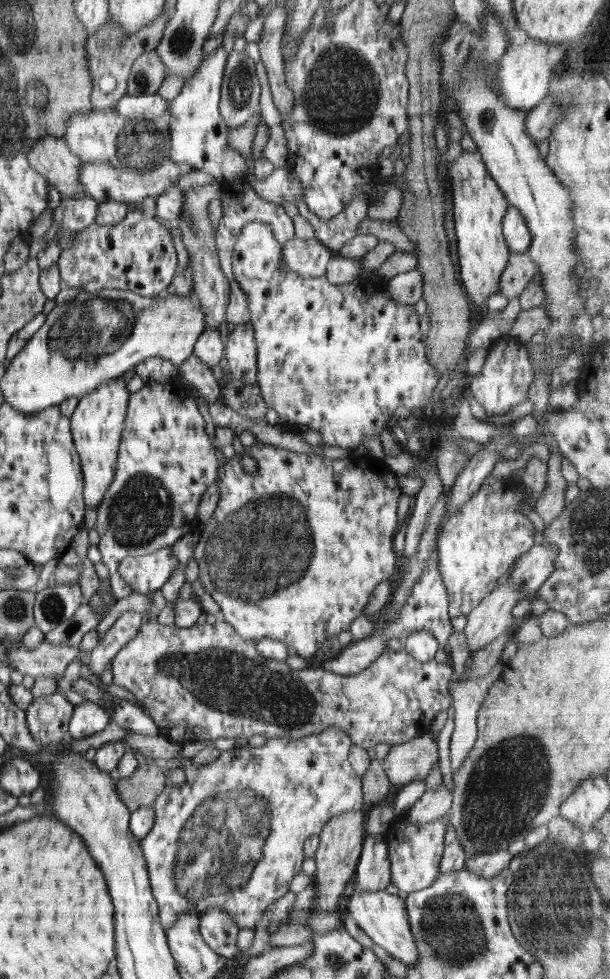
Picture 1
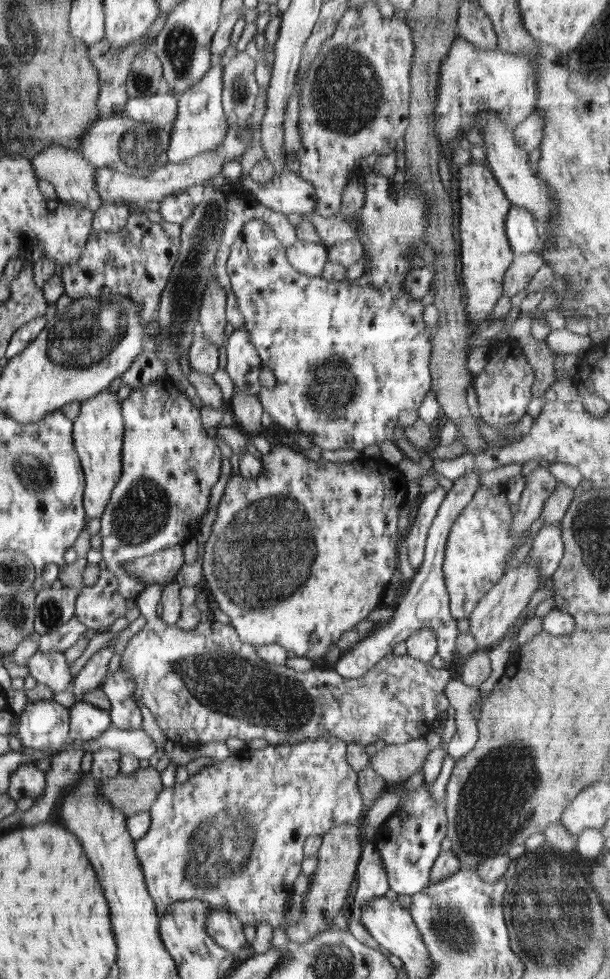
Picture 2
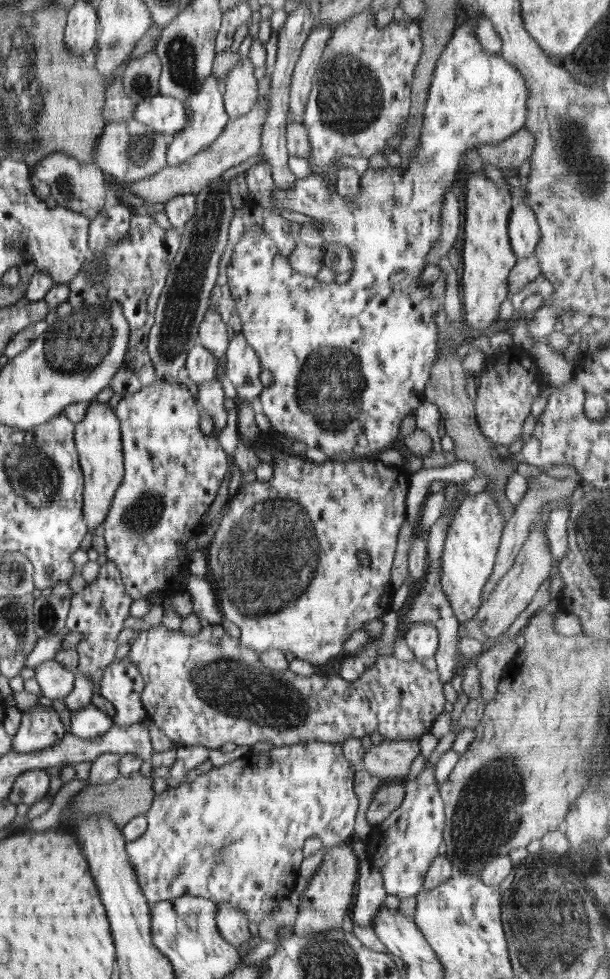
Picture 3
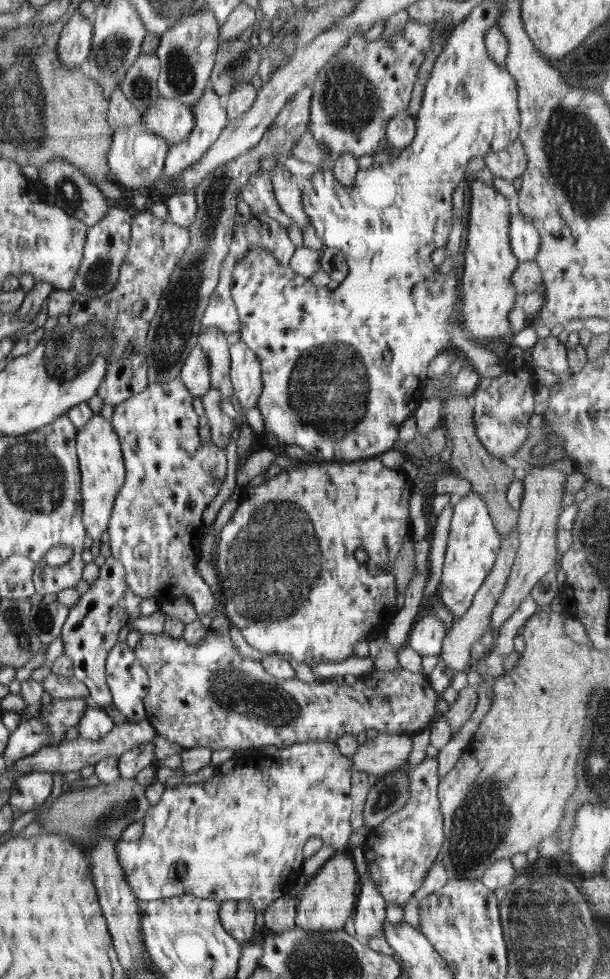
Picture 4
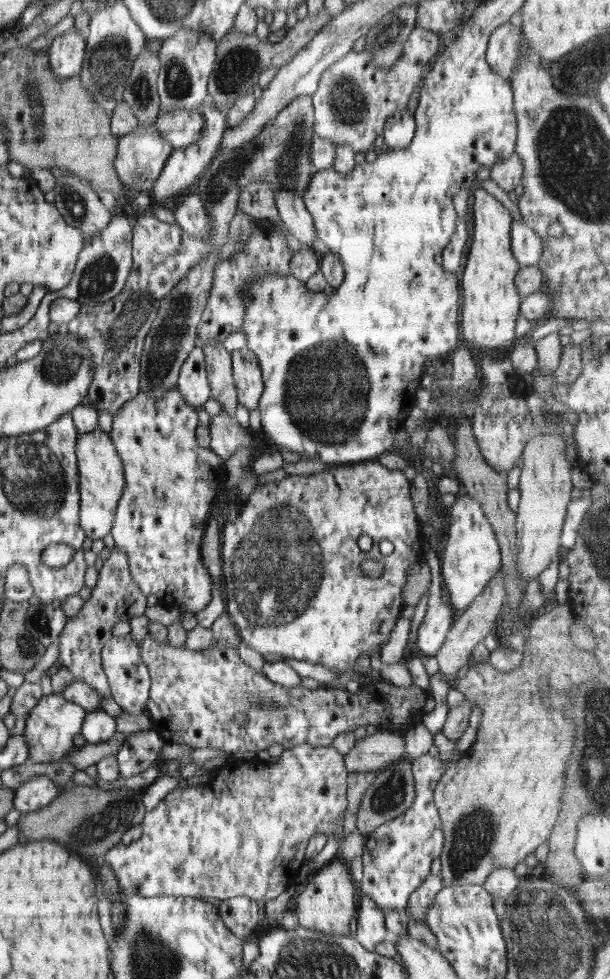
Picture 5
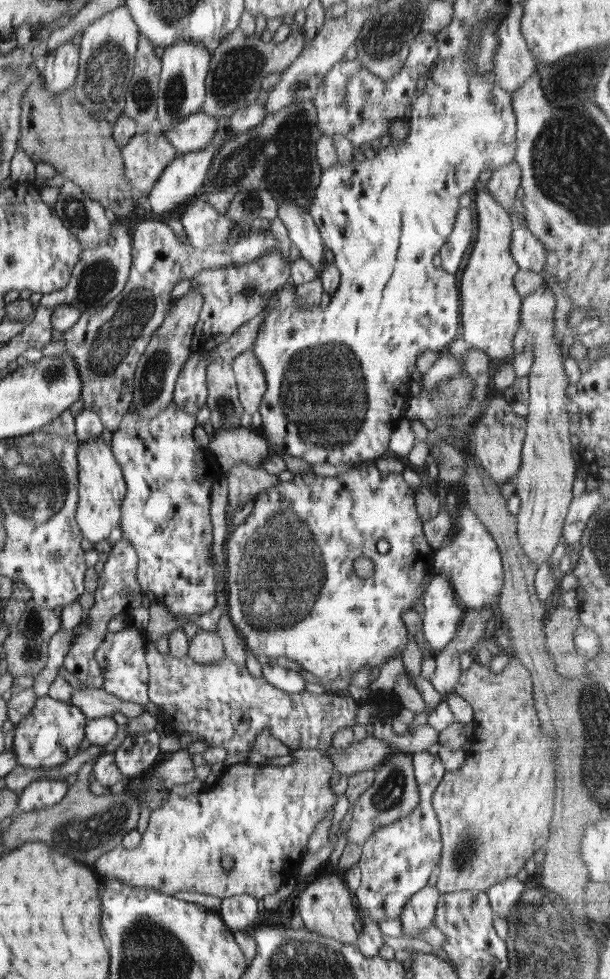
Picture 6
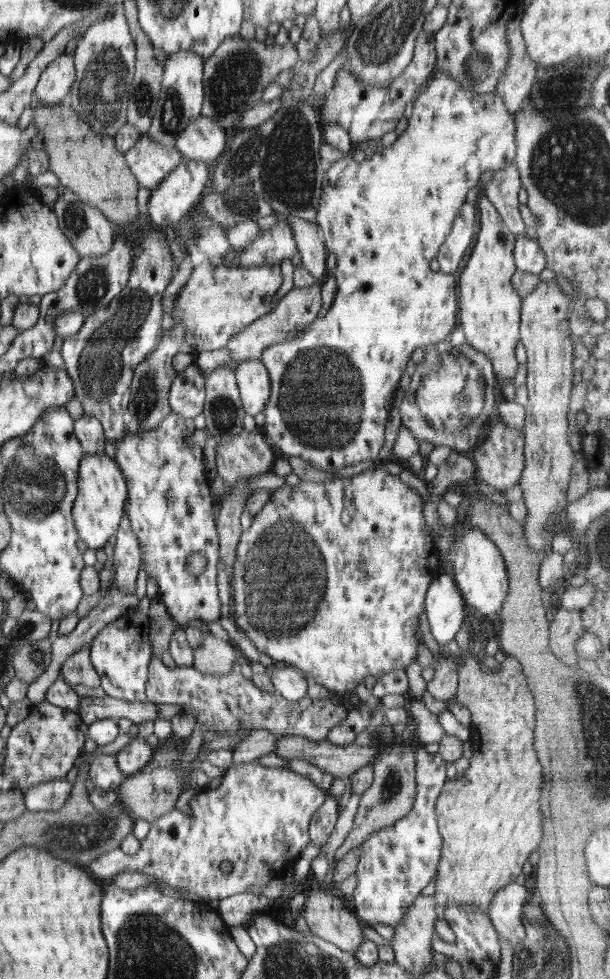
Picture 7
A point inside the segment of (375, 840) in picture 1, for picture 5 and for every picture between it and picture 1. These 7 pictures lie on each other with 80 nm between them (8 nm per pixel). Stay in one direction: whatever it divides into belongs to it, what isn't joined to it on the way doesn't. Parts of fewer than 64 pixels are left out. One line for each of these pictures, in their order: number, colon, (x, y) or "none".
2: (372, 877)
3: (371, 896)
4: (369, 915)
5: (371, 931)

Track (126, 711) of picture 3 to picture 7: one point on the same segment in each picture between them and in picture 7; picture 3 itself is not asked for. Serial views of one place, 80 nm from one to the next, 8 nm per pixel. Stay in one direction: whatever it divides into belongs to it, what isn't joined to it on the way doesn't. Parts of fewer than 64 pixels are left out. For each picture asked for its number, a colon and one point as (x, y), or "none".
4: (128, 682)
5: (128, 677)
6: (121, 659)
7: (121, 652)

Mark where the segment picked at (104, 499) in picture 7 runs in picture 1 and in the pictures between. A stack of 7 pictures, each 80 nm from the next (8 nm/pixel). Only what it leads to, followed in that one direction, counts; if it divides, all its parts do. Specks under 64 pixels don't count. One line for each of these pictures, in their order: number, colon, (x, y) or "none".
1: (97, 423)
2: (97, 432)
3: (98, 441)
4: (101, 464)
5: (101, 476)
6: (102, 488)

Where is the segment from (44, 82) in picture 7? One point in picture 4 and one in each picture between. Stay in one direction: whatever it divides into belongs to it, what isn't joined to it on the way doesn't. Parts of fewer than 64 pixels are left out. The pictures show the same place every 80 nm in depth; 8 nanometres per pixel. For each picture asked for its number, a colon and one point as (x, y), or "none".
4: (74, 44)
5: (66, 54)
6: (61, 68)

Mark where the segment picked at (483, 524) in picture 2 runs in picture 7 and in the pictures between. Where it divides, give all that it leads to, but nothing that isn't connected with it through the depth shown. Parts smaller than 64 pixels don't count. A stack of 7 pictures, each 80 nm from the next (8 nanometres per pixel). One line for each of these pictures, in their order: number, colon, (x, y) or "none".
3: (472, 541)
4: (473, 544)
5: (472, 557)
6: (472, 561)
7: (478, 568)

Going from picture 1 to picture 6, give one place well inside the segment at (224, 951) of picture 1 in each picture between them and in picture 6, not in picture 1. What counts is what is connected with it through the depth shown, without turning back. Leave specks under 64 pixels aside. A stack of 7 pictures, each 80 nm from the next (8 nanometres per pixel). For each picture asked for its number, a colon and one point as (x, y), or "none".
2: (227, 929)
3: (233, 925)
4: (238, 918)
5: (240, 914)
6: (239, 912)

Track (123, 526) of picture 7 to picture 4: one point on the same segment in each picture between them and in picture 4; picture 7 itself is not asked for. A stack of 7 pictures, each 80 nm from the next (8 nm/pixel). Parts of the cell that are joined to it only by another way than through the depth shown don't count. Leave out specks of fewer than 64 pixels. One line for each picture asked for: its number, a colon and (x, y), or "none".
4: (91, 630)
5: (116, 597)
6: (118, 588)

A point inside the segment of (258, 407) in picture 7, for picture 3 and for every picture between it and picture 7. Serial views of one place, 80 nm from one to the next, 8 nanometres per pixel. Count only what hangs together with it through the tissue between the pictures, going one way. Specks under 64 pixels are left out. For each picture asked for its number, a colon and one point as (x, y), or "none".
3: (243, 366)
4: (245, 372)
5: (247, 374)
6: (251, 382)

